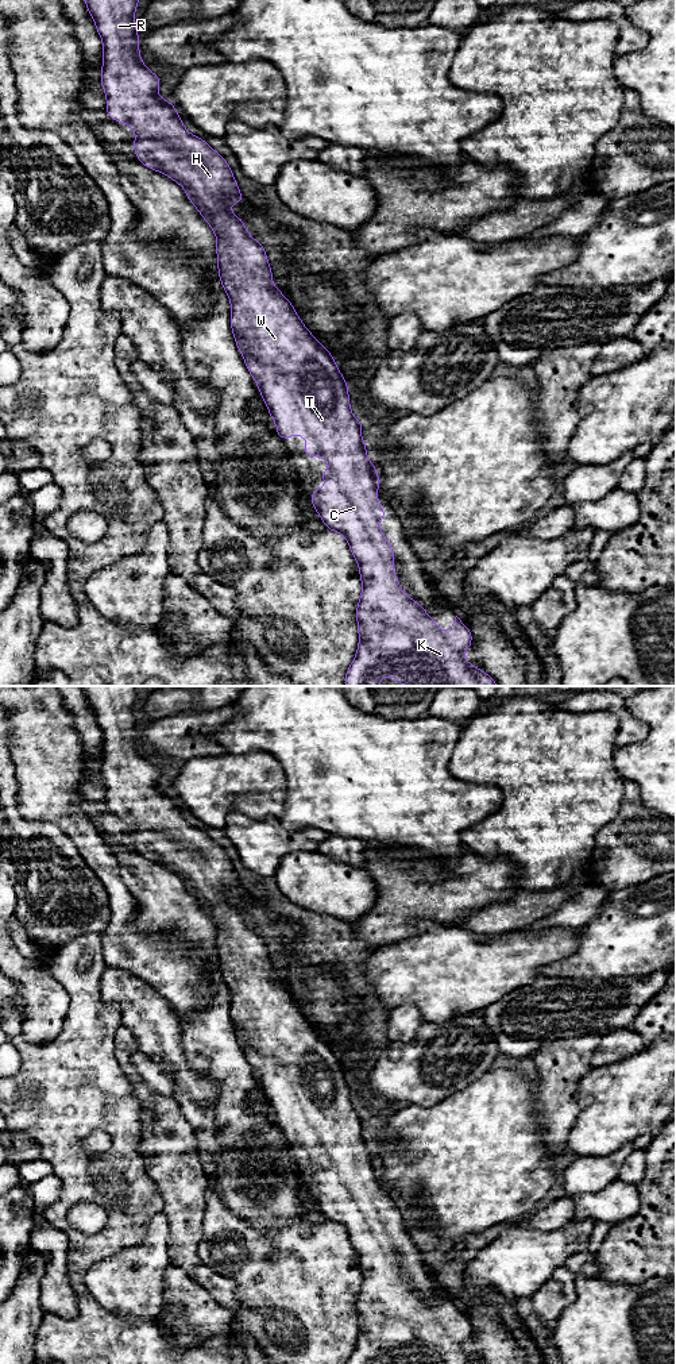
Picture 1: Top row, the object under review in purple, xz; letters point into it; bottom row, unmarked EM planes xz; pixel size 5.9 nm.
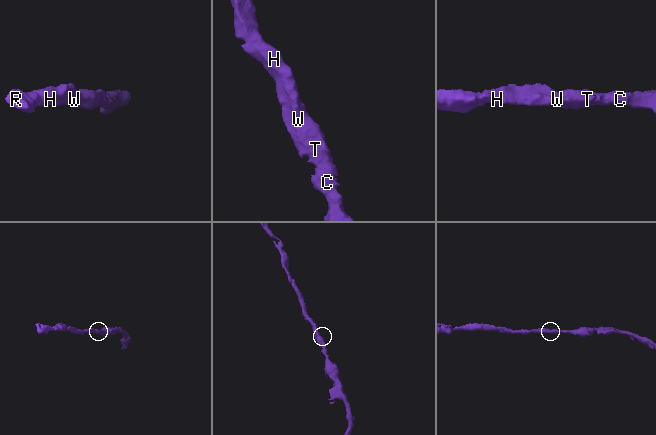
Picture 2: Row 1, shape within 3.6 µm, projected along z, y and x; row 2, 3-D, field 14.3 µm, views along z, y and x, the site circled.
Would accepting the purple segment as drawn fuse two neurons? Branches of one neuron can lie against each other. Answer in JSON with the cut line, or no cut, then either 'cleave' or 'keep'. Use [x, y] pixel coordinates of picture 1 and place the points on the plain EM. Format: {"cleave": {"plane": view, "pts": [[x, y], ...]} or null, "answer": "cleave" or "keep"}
{"cleave": null, "answer": "keep"}

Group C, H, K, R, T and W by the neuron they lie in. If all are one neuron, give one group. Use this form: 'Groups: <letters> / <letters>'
Groups: C H K R T W

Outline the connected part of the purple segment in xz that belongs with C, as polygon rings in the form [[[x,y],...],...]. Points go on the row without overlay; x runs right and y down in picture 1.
[[[85,686],[85,696],[93,709],[96,721],[103,731],[101,778],[107,789],[107,806],[115,813],[123,813],[134,820],[138,828],[134,843],[139,854],[151,862],[166,866],[178,874],[186,883],[189,893],[198,901],[204,912],[210,917],[216,929],[217,960],[224,983],[231,991],[231,1021],[236,1037],[246,1053],[247,1061],[254,1068],[260,1087],[277,1117],[277,1126],[285,1133],[290,1126],[301,1126],[306,1130],[302,1143],[306,1148],[324,1149],[329,1160],[321,1163],[324,1180],[312,1182],[312,1197],[320,1206],[327,1221],[340,1224],[347,1232],[352,1247],[359,1256],[362,1271],[360,1291],[356,1298],[359,1337],[356,1346],[347,1364],[483,1364],[470,1356],[463,1344],[472,1336],[472,1325],[456,1307],[453,1318],[443,1323],[418,1292],[409,1290],[401,1280],[393,1261],[395,1255],[394,1240],[375,1215],[378,1210],[387,1210],[389,1205],[379,1199],[381,1190],[372,1186],[381,1182],[379,1167],[375,1156],[366,1147],[368,1137],[362,1130],[362,1117],[352,1106],[347,1071],[336,1057],[336,1051],[329,1045],[304,1017],[293,995],[273,976],[273,964],[264,939],[255,932],[246,920],[244,913],[229,902],[233,894],[244,894],[232,860],[225,849],[216,844],[204,831],[192,827],[178,808],[178,802],[169,793],[158,787],[161,770],[144,758],[139,745],[140,729],[134,713],[138,691],[142,686]]]

